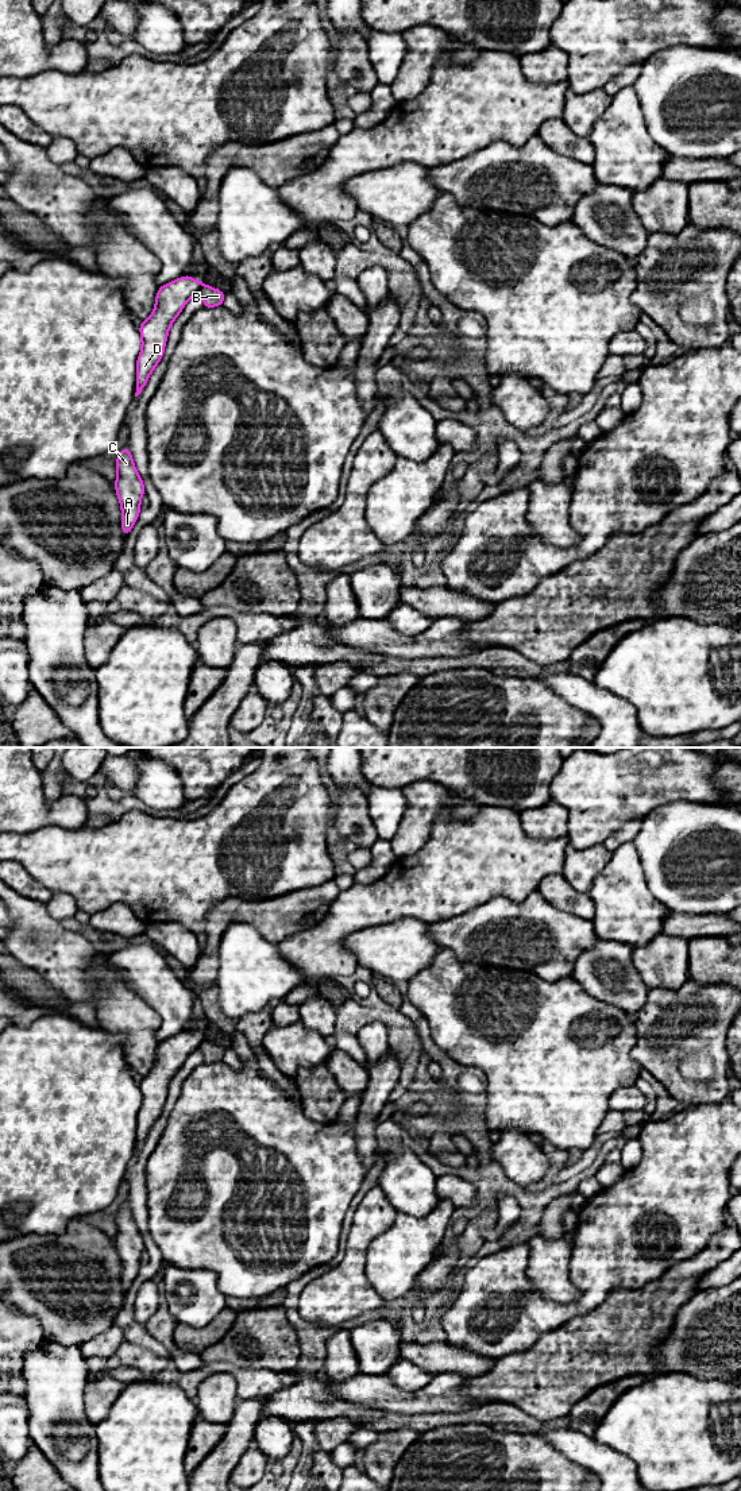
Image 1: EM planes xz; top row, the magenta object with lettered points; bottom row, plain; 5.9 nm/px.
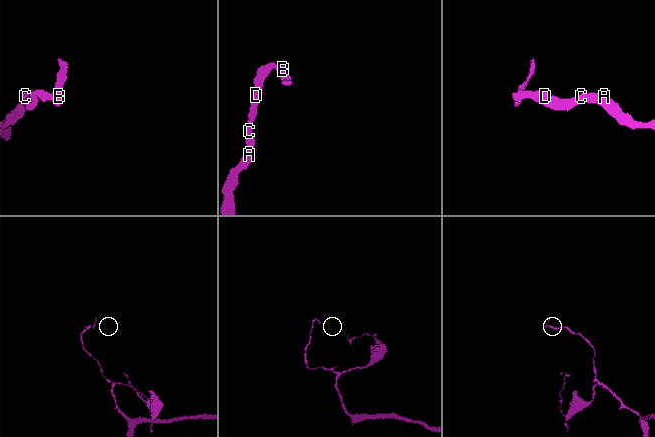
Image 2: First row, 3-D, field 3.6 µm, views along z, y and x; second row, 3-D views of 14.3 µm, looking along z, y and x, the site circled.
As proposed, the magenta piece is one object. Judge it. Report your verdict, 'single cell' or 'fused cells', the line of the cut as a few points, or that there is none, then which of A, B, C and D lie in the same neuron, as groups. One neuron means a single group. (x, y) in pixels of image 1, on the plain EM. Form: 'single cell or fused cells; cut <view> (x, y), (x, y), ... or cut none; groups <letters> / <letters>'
fused cells; cut xz (201, 1039), (197, 1047); groups A C D / B

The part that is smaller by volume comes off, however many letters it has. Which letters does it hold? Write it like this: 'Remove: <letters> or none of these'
Remove: B

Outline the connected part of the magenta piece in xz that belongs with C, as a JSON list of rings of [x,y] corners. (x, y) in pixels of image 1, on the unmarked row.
[[[128,1201],[117,1210],[116,1224],[115,1245],[121,1260],[123,1291],[127,1293],[139,1272],[140,1255],[144,1251],[144,1239],[134,1221]]]

